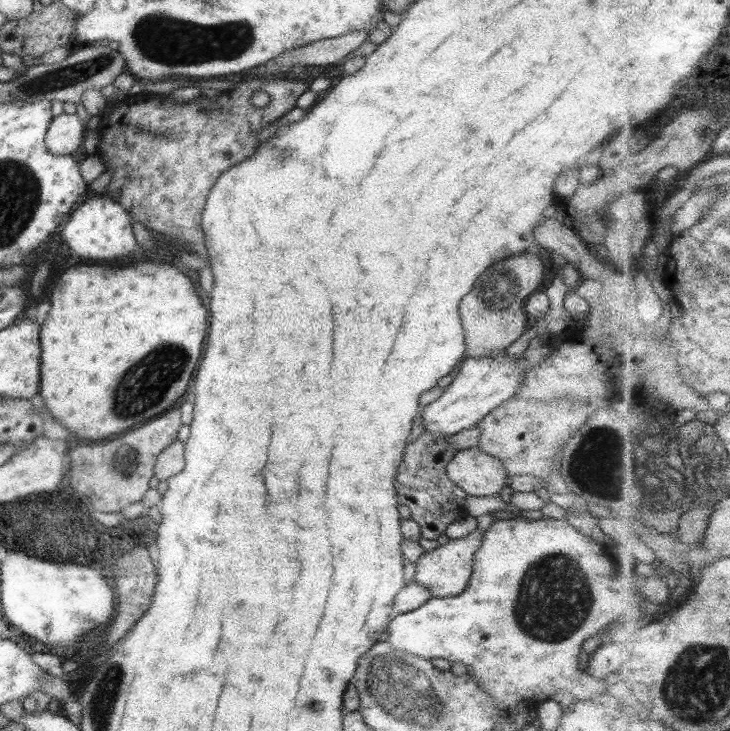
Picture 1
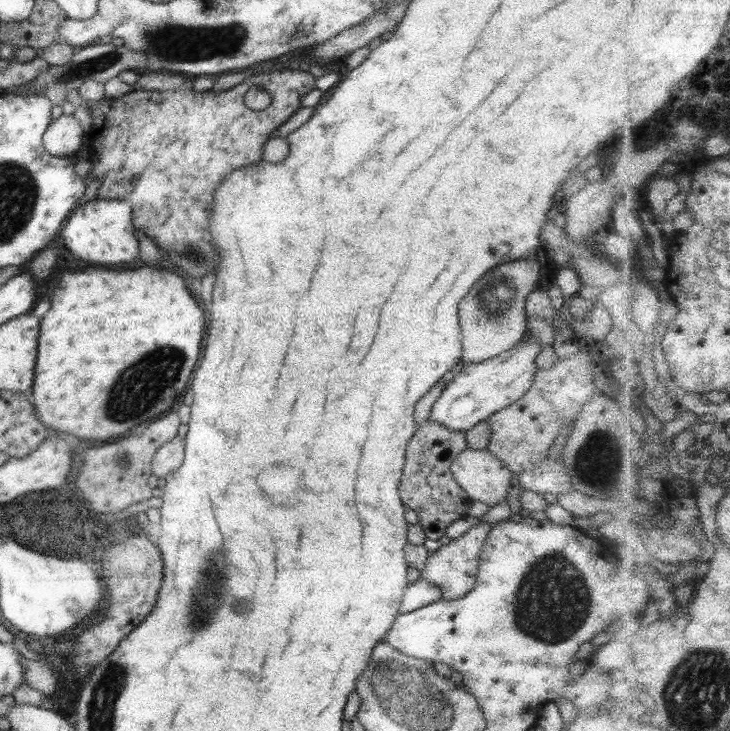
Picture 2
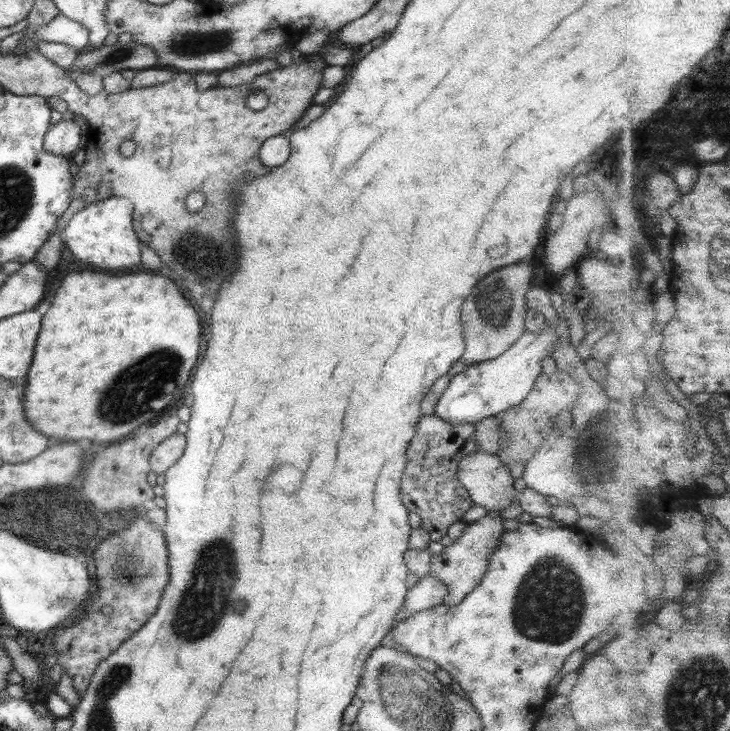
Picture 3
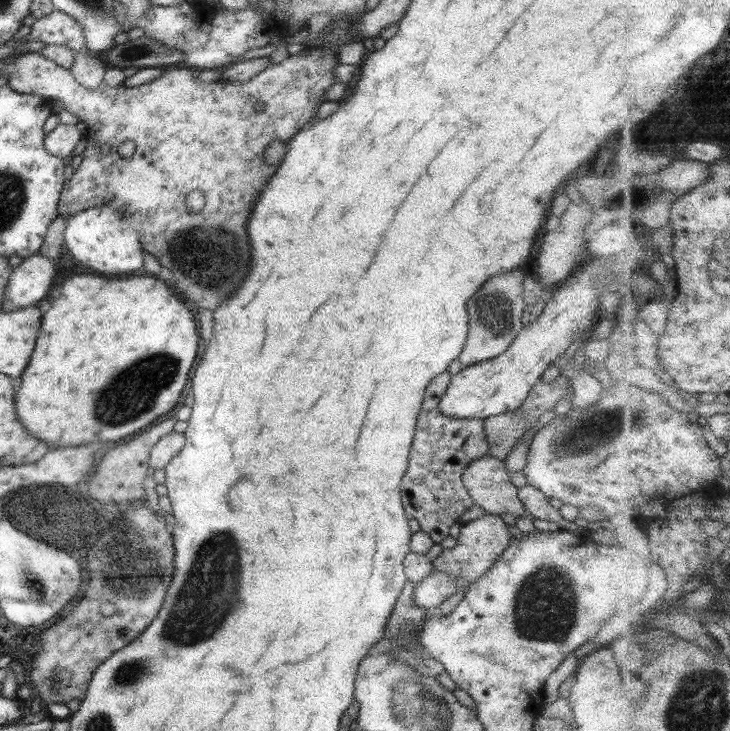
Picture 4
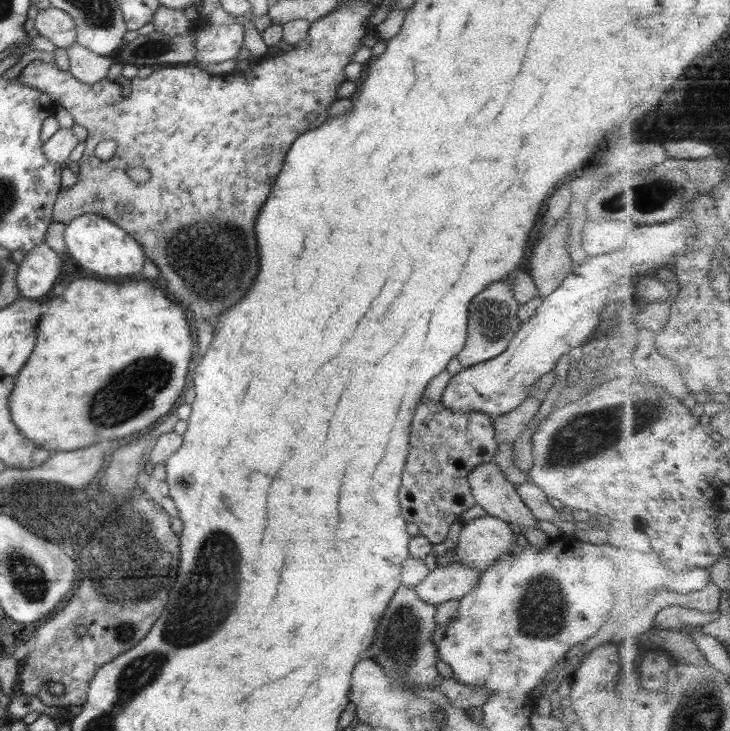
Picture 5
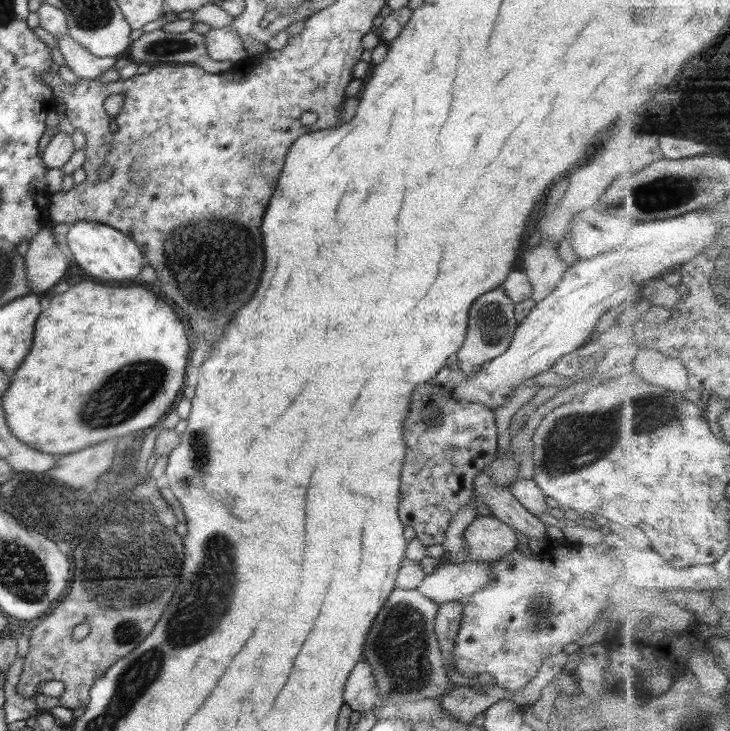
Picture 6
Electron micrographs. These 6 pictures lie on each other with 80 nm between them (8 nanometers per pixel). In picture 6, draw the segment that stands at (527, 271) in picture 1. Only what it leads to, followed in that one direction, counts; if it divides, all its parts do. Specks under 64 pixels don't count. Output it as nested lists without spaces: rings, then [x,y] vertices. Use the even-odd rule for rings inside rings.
[[[501,286],[481,293],[481,296],[470,304],[466,335],[462,347],[455,353],[458,368],[463,374],[475,372],[481,364],[506,351],[519,324],[513,317],[513,305],[514,302],[505,294]]]

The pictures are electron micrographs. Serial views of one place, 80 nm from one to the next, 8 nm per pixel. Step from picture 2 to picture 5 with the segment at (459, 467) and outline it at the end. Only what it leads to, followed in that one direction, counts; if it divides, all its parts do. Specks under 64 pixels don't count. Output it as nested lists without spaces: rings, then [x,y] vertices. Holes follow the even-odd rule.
[[[494,460],[478,464],[466,476],[471,496],[474,498],[475,505],[483,508],[488,516],[493,516],[501,522],[516,524],[521,528],[538,528],[537,520],[530,514],[525,504],[521,502],[517,494],[515,485],[509,483]]]

